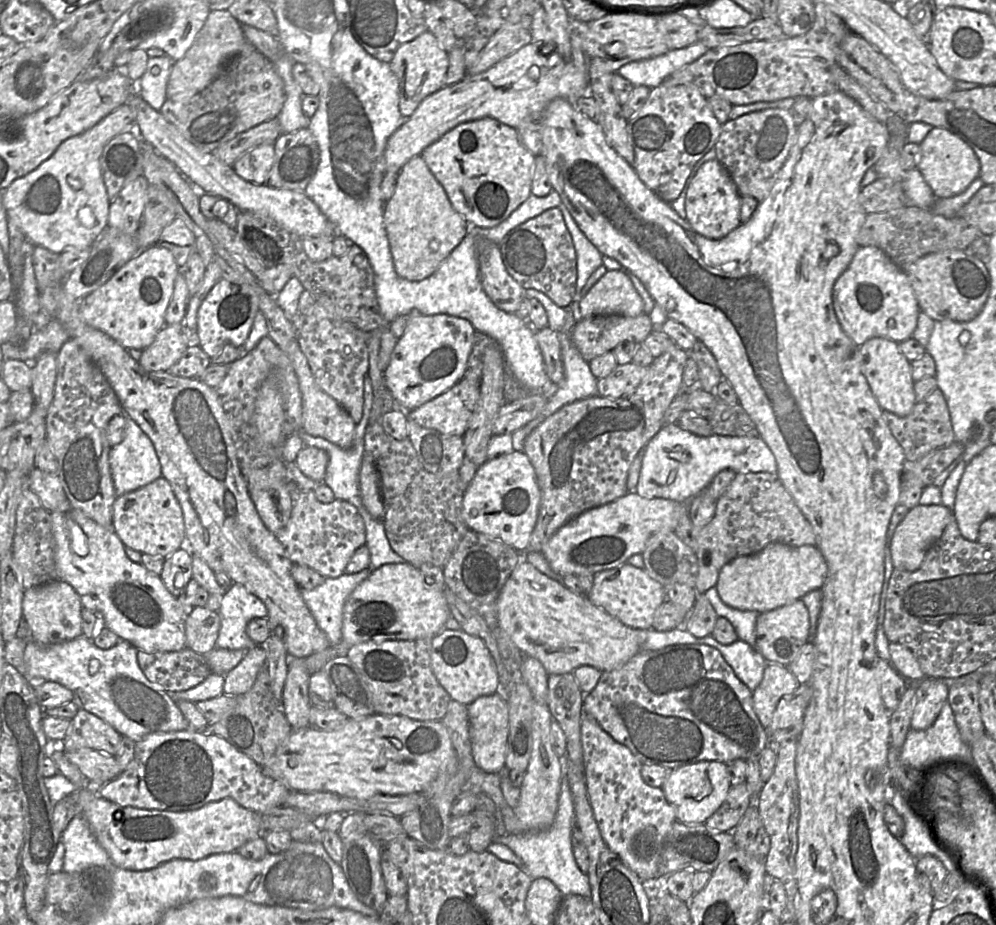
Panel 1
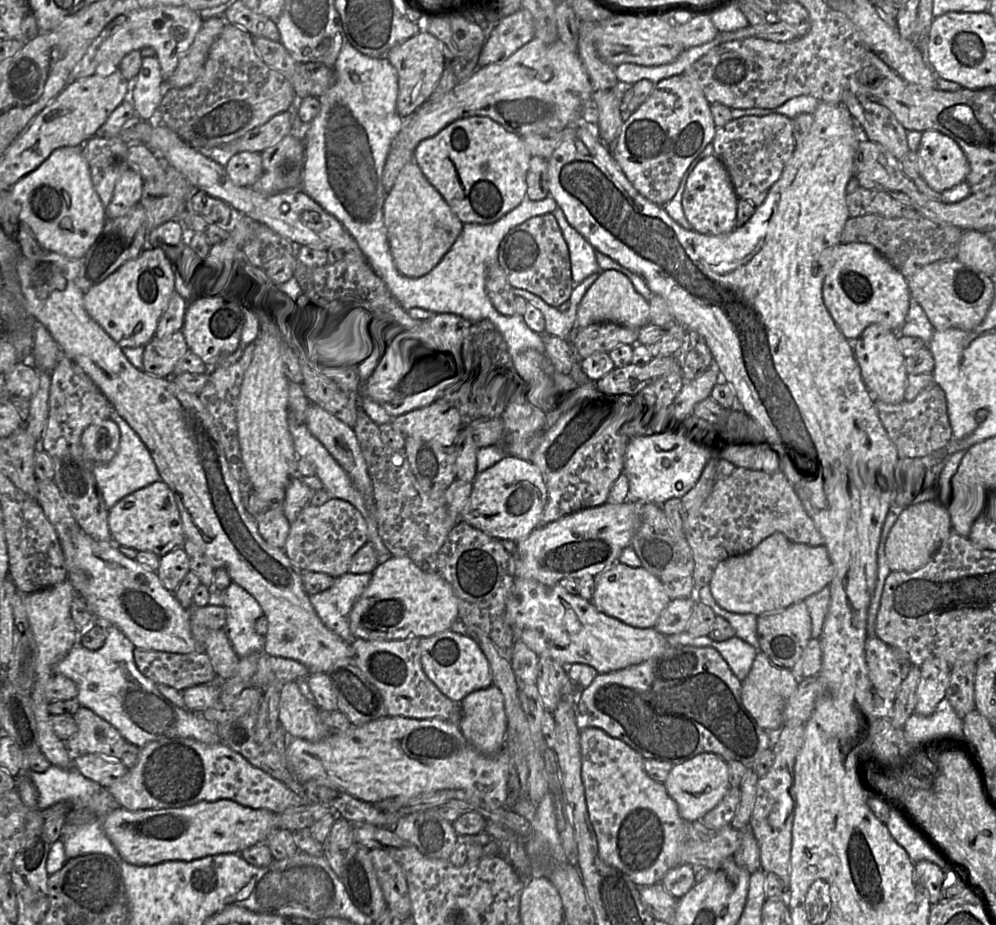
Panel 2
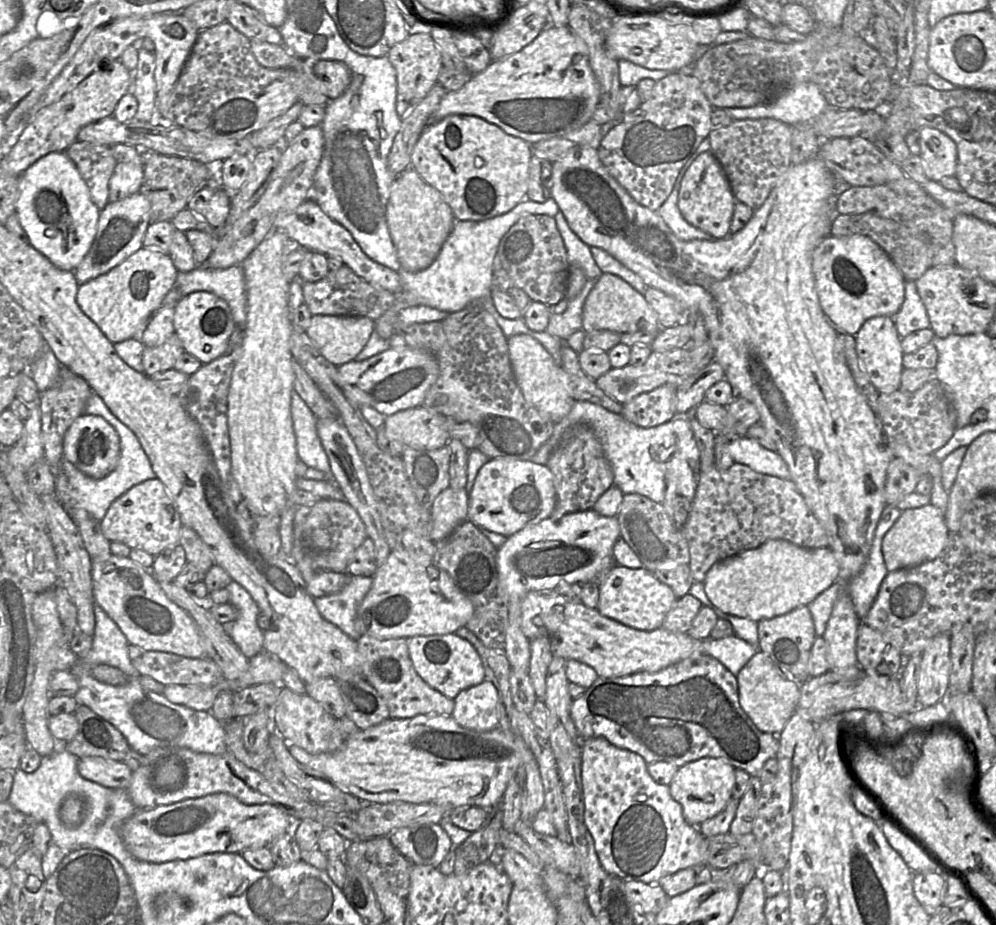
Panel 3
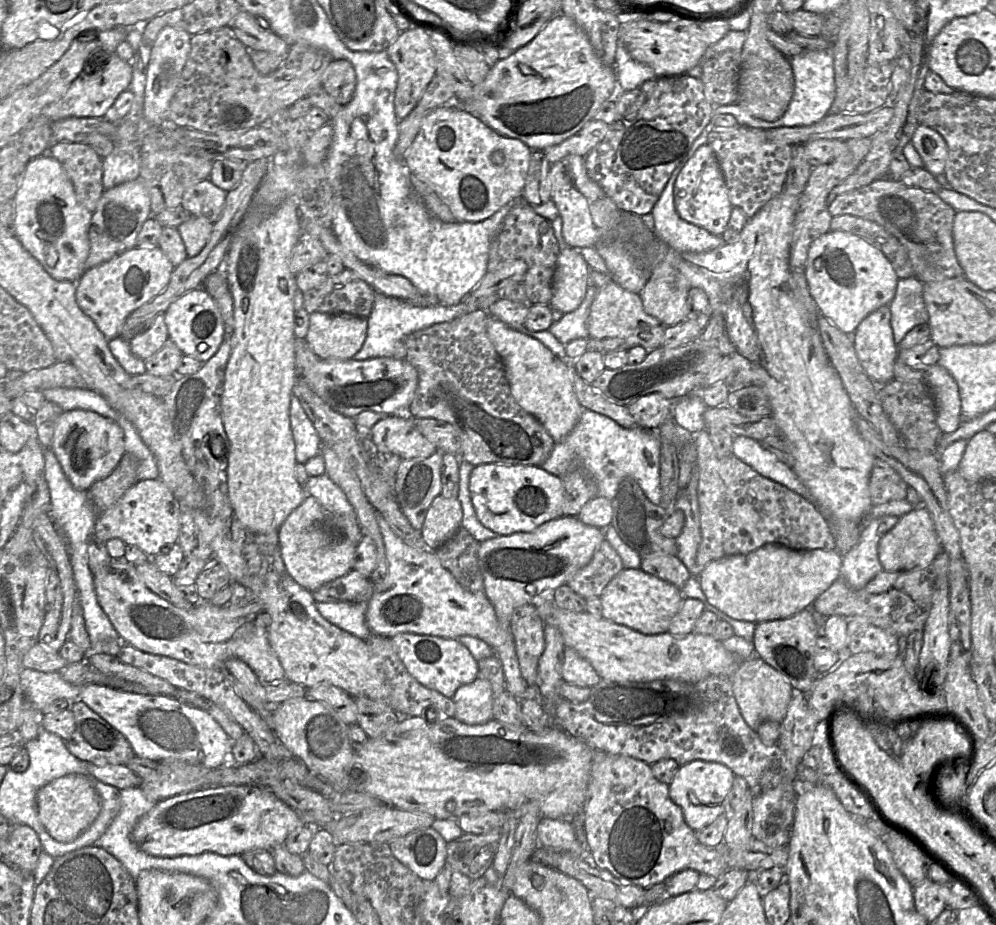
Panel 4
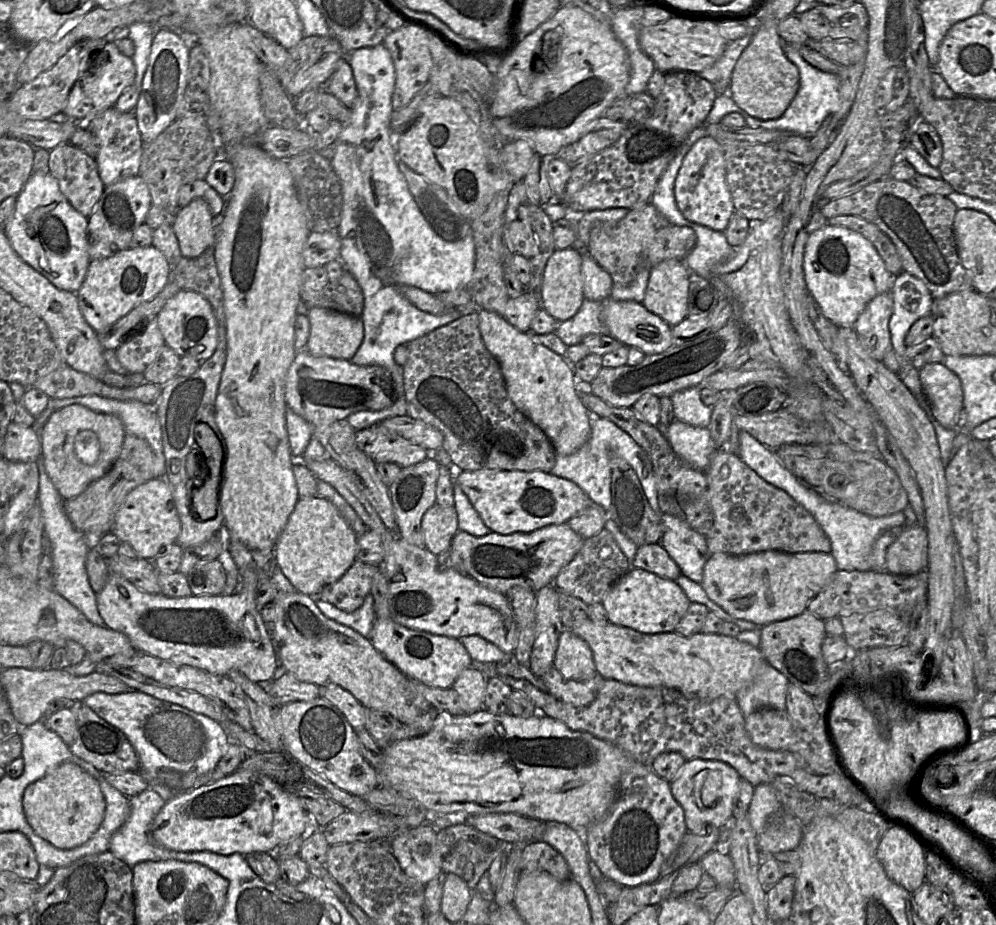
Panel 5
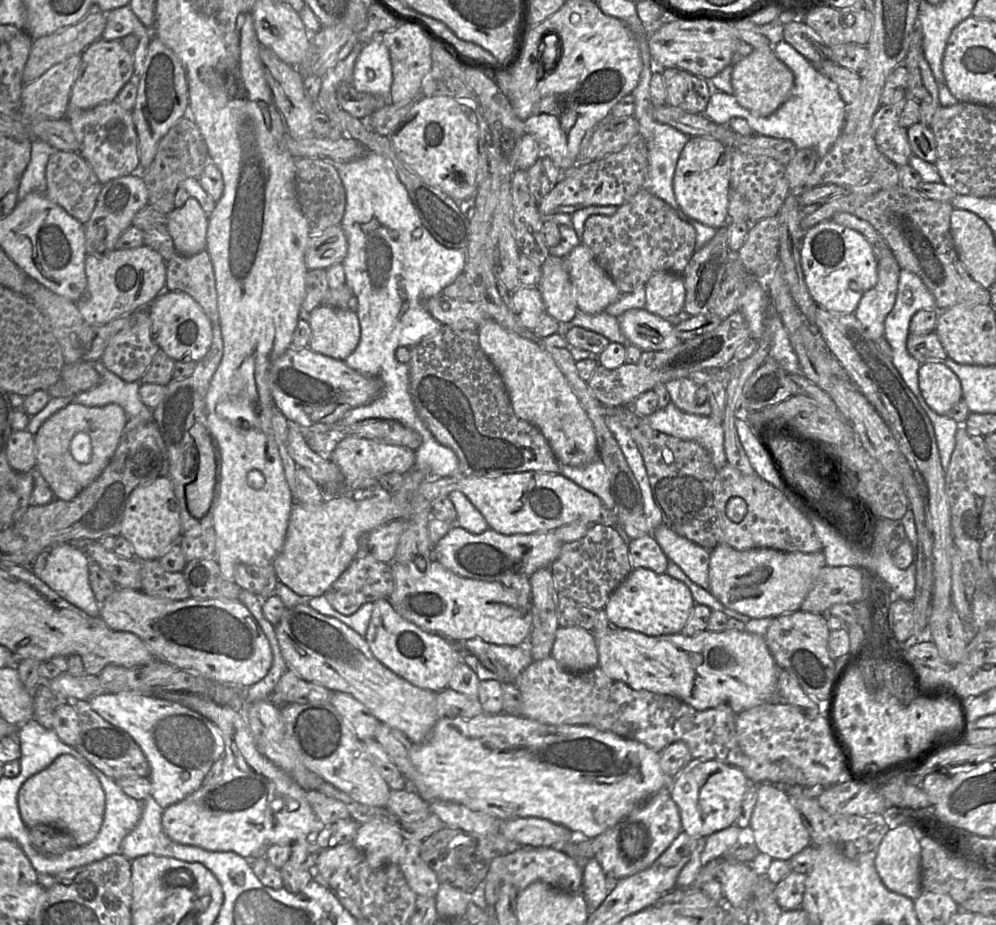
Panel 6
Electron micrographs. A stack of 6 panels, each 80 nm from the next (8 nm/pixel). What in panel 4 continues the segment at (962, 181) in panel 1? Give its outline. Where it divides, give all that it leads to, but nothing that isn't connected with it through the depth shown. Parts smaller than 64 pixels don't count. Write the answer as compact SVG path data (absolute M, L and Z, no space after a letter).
M919 125L911 142L929 173L935 177L944 173L948 159L948 146L945 139L935 129Z

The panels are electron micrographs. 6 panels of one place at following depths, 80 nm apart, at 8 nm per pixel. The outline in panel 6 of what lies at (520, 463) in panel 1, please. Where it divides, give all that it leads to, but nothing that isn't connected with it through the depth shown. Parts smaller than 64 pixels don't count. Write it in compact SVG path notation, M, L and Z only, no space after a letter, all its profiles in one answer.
M527 471L495 477L463 474L446 478L429 477L418 486L417 493L433 502L455 490L462 492L469 499L482 514L489 528L503 535L554 531L573 522L619 525L616 514L605 508L596 495L560 474Z

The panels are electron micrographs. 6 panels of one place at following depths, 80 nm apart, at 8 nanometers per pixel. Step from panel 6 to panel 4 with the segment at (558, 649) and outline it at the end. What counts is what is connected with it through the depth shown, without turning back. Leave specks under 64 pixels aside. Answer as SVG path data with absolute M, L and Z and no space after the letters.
M568 647L564 649L561 674L563 681L582 687L593 687L601 679L586 659Z

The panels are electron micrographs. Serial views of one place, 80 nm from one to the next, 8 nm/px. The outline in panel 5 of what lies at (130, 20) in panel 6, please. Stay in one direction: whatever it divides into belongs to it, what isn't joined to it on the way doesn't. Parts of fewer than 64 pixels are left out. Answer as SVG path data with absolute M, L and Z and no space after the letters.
M135 22L130 26L117 27L105 37L107 42L116 43L116 41L123 38L130 38L133 41L135 53L132 60L136 68L133 86L139 92L142 88L143 78L148 66L155 32L153 24Z

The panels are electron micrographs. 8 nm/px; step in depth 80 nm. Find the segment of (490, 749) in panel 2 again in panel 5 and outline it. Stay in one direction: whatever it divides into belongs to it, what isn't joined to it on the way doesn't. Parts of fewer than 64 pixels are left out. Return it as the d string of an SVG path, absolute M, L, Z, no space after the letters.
M470 667L462 671L451 686L464 702L467 714L481 710L488 680L481 672Z

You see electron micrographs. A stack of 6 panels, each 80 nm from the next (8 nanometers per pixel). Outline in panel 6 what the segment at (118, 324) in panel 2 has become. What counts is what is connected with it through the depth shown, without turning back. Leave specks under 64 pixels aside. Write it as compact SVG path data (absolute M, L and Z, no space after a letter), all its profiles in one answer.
M146 245L114 249L104 254L87 254L85 275L86 288L76 305L89 325L104 325L138 309L146 309L159 293L167 291L164 287L166 261Z

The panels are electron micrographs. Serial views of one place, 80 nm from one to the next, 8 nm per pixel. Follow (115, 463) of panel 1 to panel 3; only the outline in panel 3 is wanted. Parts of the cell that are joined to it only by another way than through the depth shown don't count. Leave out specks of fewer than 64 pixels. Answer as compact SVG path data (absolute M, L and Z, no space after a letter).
M93 392L89 396L86 401L85 410L88 414L104 418L118 433L120 455L117 465L105 477L94 479L79 471L73 464L63 458L59 464L59 470L55 475L54 495L69 515L72 513L72 509L81 508L86 510L93 518L100 521L115 499L124 494L132 486L145 480L156 478L156 475L136 435L112 413L99 395Z

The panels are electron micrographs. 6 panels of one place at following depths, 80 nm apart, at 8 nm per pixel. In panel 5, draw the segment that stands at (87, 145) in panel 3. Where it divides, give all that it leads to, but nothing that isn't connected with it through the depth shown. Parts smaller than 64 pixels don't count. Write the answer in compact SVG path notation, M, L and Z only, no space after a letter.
M70 143L61 144L50 151L47 172L57 180L60 191L72 207L88 218L105 187L100 179L95 158Z

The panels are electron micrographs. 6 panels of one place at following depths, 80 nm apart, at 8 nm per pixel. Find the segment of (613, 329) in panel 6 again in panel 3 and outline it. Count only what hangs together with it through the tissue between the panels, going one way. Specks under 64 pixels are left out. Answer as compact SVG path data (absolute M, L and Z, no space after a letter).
M588 279L581 292L572 300L562 314L551 312L546 331L565 342L572 334L582 329L583 306L587 296L594 288L597 279Z

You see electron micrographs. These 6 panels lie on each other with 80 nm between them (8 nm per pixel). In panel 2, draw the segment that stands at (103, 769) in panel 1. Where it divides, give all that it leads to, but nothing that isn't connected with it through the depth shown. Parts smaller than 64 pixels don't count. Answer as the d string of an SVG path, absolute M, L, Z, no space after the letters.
M101 754L72 755L73 766L86 778L108 788L128 772L120 759Z

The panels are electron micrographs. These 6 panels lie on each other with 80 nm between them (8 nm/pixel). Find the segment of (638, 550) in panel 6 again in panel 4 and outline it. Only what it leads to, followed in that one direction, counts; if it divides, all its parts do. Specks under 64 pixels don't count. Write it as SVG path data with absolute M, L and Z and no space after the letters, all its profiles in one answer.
M672 555L648 556L643 558L640 569L675 585L680 590L692 576L687 567L676 556Z

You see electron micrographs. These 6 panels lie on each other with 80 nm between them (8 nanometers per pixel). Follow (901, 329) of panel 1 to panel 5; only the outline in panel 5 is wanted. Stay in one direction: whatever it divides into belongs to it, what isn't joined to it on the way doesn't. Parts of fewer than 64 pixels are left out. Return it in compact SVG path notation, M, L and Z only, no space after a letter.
M831 224L810 235L804 272L809 291L825 316L838 327L854 327L867 304L875 296L891 291L896 279L870 240L857 231Z

